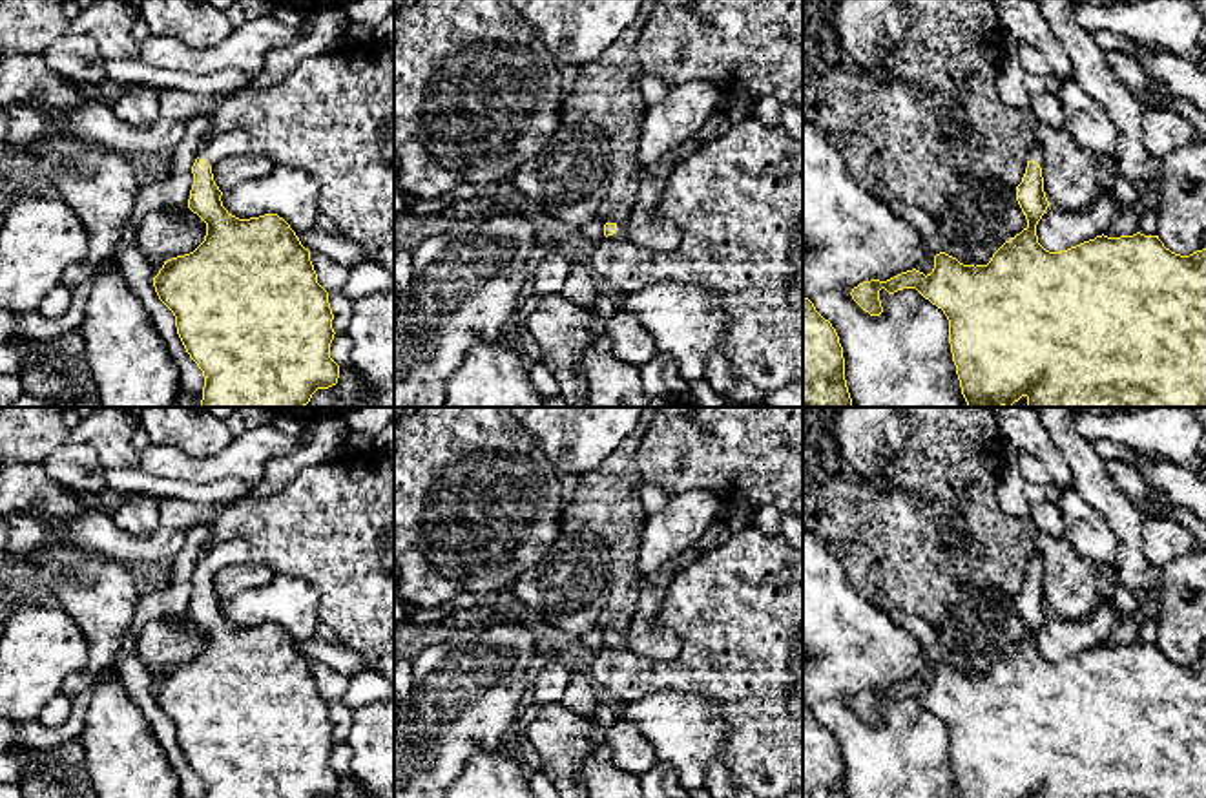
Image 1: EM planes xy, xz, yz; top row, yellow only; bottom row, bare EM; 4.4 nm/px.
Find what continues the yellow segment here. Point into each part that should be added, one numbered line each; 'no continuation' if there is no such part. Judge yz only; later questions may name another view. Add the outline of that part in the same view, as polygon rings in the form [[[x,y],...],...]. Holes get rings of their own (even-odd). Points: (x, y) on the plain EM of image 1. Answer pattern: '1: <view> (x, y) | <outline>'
1: yz (1035, 561) | [[[1038,551],[1029,557],[1027,570],[1034,570],[1044,577],[1044,559]]]

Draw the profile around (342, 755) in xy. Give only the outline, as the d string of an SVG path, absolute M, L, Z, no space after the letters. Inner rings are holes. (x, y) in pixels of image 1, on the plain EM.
M336 741L330 752L330 767L341 776L350 772L352 749L348 741Z

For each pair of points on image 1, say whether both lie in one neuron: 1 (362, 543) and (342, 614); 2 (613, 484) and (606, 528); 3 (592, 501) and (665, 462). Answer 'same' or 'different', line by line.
1: same
2: same
3: different

